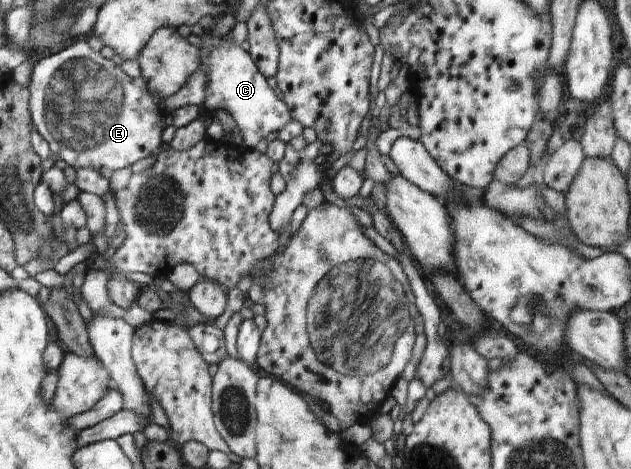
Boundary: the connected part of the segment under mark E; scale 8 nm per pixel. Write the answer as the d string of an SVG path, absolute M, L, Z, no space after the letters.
M85 37L38 61L30 75L28 89L31 92L30 111L35 114L38 133L48 142L51 157L55 160L62 159L72 167L92 167L110 179L114 171L131 167L144 157L156 155L160 148L166 146L160 127L162 109L157 99L148 92L143 78L130 78L112 60L93 51Z

